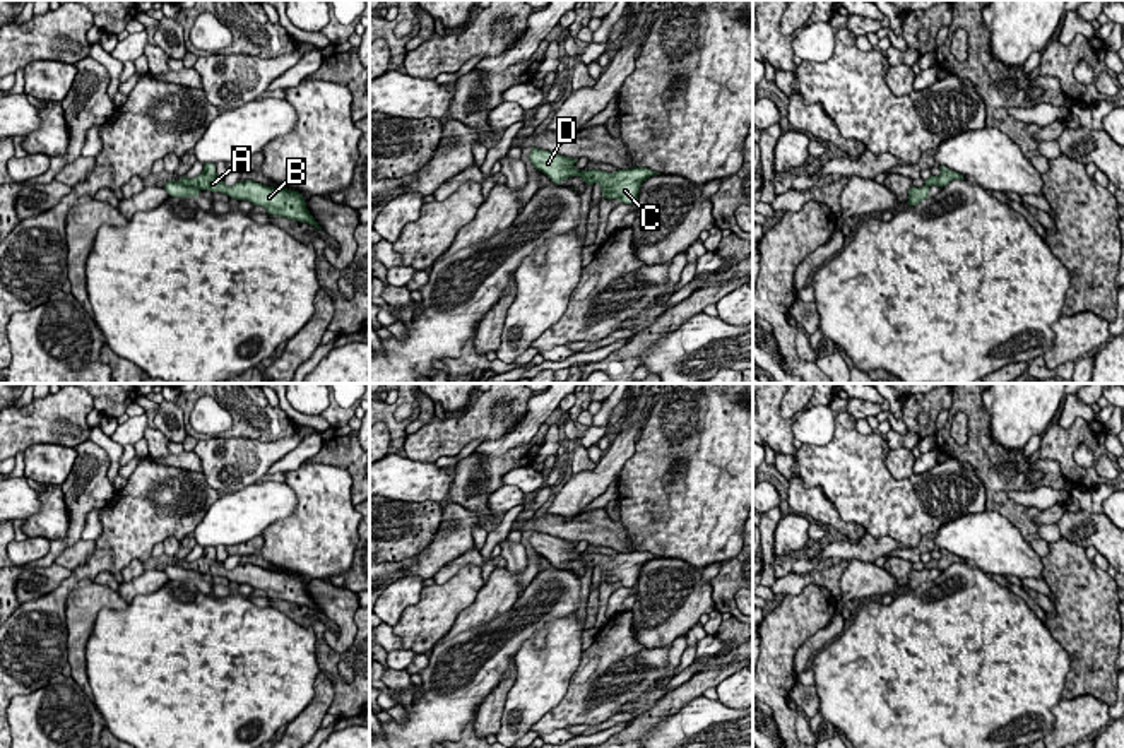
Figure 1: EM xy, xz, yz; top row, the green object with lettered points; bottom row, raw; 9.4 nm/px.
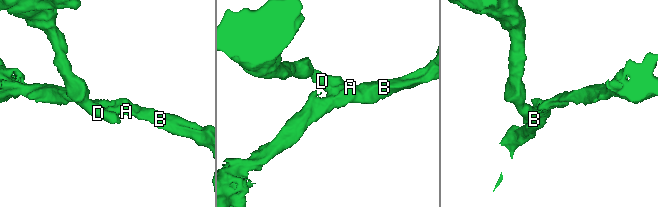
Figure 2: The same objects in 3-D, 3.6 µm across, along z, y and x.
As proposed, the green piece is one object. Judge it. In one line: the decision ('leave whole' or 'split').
split

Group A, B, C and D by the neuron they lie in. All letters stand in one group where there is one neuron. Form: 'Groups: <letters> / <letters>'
Groups: A B C / D

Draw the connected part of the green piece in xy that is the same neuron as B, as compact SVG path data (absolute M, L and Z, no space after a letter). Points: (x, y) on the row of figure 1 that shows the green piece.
M205 163L204 171L198 176L183 176L180 181L198 190L221 192L236 200L248 200L253 205L265 207L270 216L308 223L322 231L315 217L306 209L305 197L299 192L267 187L253 180L238 181L233 187L228 187L217 178L216 164L212 163Z

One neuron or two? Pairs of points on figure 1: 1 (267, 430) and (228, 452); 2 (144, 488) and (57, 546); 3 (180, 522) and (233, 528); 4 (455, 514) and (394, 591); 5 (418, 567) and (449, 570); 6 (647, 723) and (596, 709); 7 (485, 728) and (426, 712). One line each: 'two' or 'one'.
1: two
2: two
3: two
4: two
5: two
6: two
7: two

